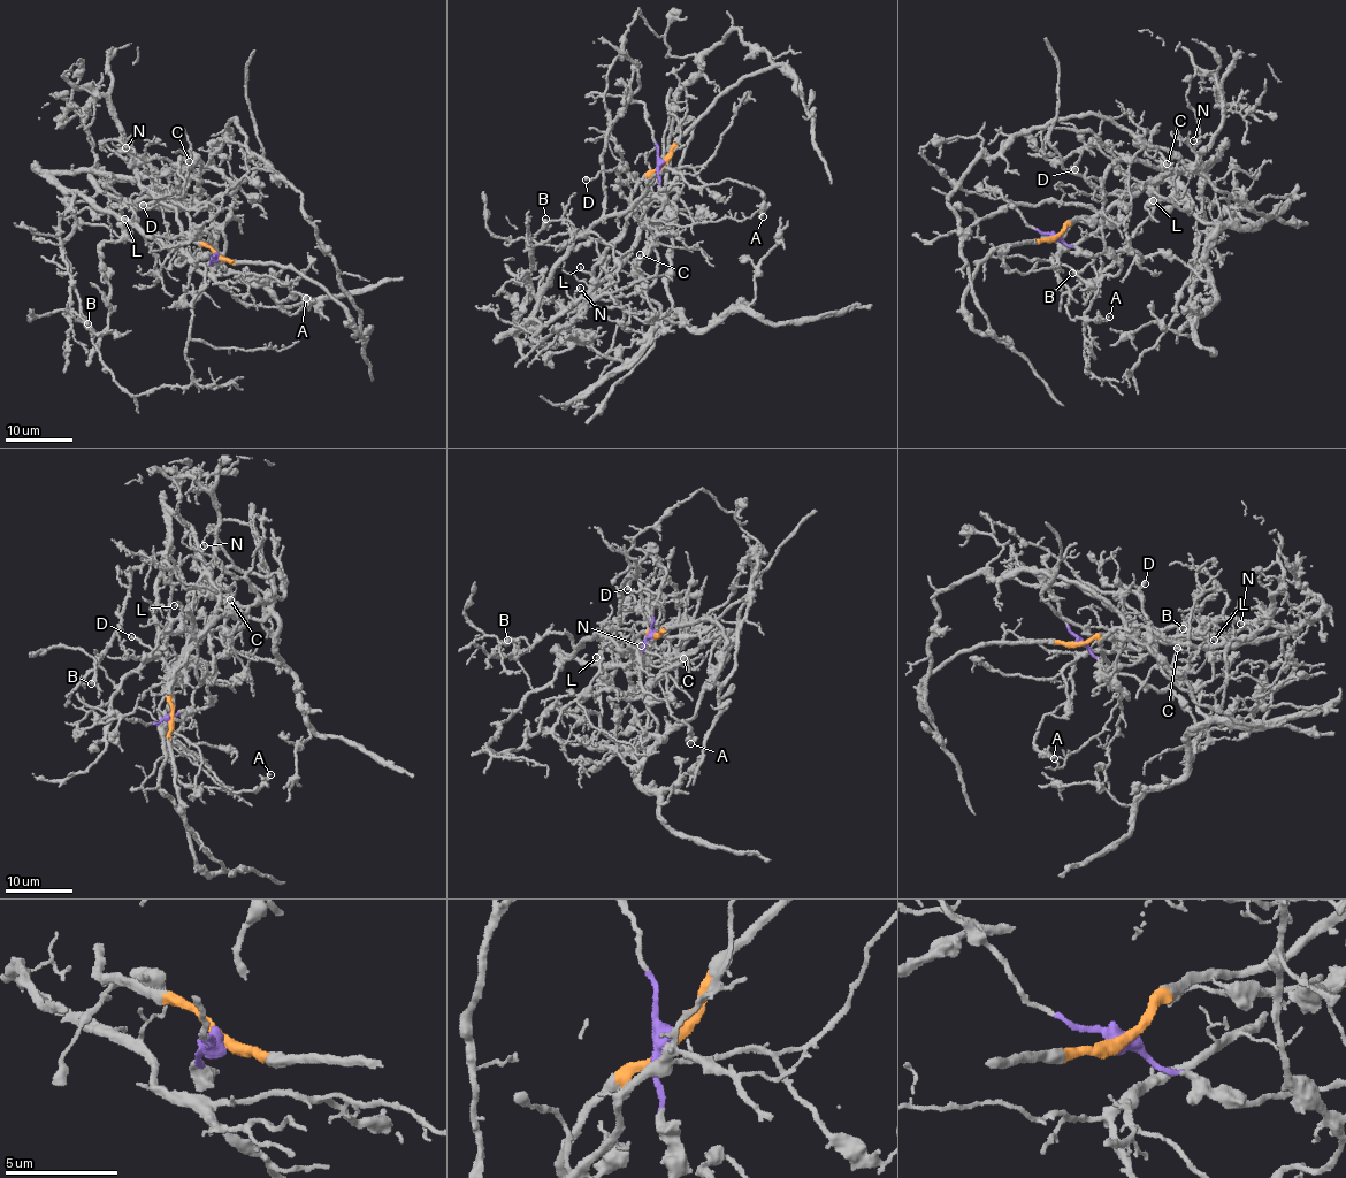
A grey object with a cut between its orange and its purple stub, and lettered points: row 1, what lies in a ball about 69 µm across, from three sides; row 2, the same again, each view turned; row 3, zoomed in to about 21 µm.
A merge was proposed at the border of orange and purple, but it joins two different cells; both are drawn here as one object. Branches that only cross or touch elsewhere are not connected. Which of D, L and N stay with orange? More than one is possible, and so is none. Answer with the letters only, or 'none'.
N

